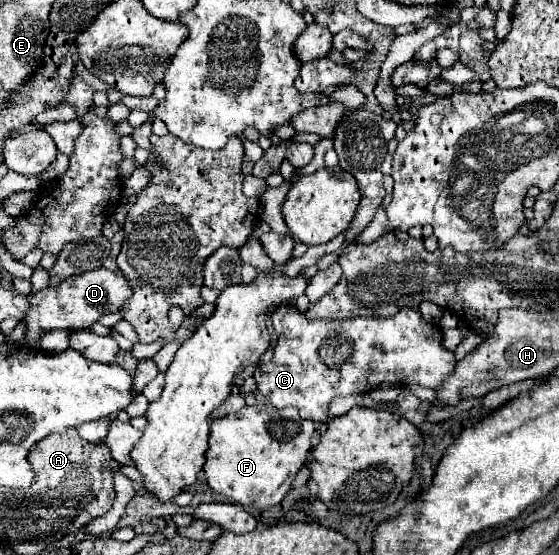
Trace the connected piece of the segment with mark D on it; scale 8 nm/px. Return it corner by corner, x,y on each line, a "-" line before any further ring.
97,268
91,272
69,276
57,288
47,286
39,292
29,294
31,308
25,316
25,340
39,342
43,334
57,328
63,328
69,332
91,328
101,316
119,312
123,300
127,300
129,296
131,296
131,288
119,270
111,272
105,268

